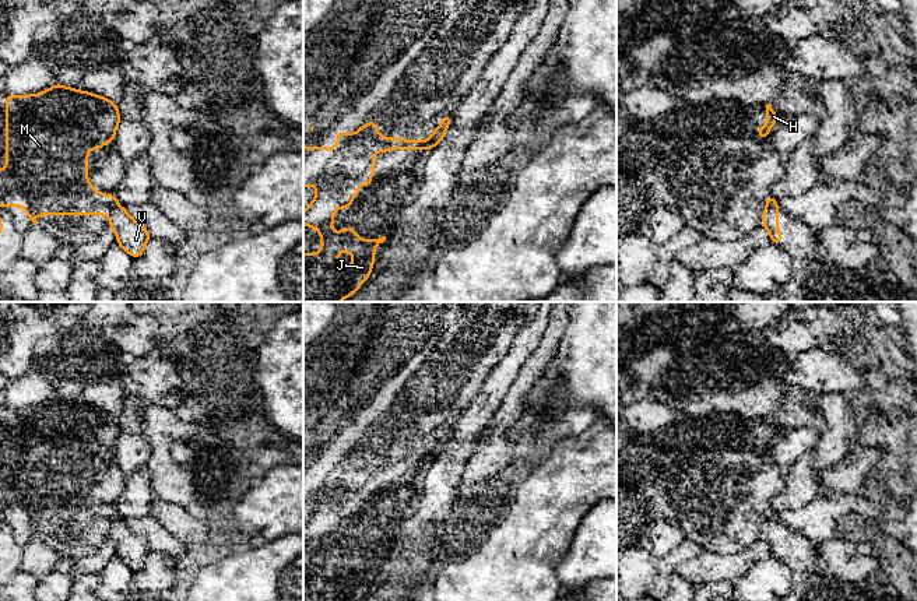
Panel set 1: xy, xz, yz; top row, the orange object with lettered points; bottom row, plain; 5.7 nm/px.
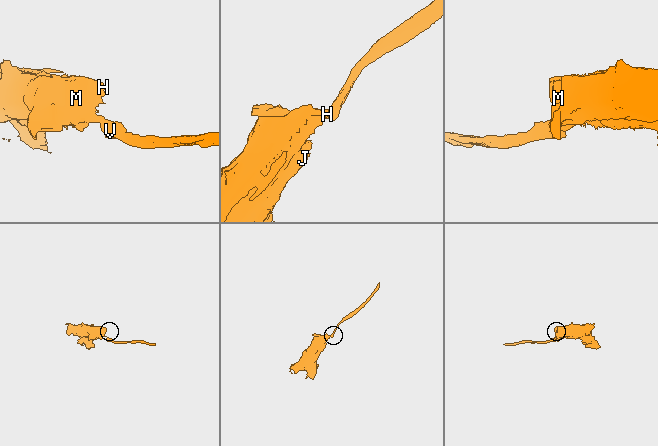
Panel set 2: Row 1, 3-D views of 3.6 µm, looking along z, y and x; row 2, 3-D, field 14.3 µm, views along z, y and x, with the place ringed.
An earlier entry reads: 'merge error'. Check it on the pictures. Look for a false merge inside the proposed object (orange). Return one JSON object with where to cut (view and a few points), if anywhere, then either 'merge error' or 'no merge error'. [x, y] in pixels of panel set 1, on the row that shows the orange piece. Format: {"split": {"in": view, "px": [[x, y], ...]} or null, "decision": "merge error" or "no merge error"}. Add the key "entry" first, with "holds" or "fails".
{"entry": "holds", "split": {"in": "xy", "px": [[116, 206], [109, 215]]}, "decision": "merge error"}

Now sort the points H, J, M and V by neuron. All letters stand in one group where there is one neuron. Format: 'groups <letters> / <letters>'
groups H J M / V

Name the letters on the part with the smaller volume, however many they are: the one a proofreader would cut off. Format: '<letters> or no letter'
V

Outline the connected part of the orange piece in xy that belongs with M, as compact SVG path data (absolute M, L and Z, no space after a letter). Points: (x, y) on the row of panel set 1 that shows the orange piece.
M55 84L49 89L24 96L6 96L6 171L0 171L0 207L24 207L27 217L36 225L38 215L110 215L117 207L117 196L99 193L88 180L88 151L102 150L105 143L115 143L122 122L116 102Z

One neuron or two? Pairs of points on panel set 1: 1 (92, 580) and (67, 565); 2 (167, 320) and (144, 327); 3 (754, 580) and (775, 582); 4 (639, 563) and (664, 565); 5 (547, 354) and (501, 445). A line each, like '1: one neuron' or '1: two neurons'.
1: two neurons
2: two neurons
3: one neuron
4: two neurons
5: one neuron

